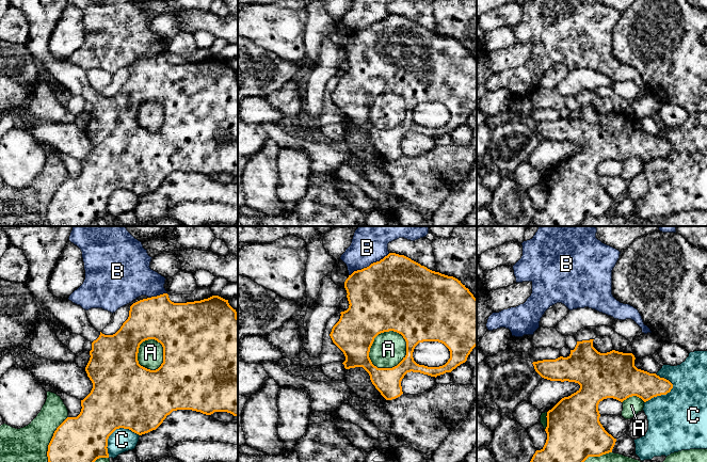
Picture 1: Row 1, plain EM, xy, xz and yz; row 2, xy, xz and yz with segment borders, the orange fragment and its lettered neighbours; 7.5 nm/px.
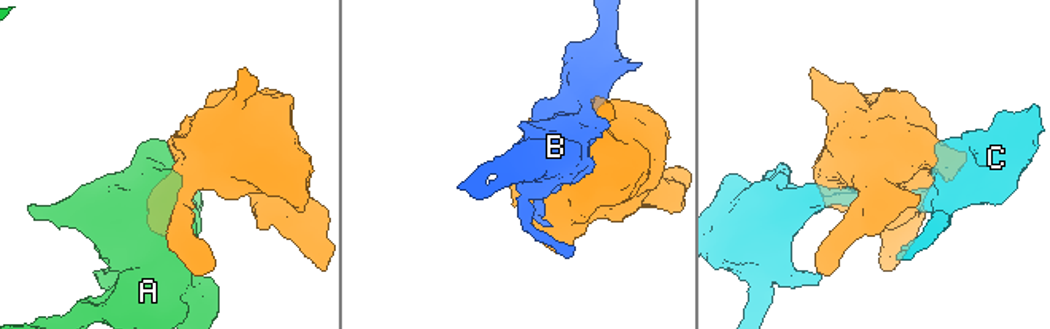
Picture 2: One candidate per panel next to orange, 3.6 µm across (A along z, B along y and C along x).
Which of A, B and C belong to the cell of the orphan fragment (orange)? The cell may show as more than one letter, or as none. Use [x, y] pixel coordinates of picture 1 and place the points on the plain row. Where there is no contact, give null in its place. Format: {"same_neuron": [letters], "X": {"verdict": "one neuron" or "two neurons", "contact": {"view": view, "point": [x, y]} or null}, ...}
{"same_neuron": [], "A": {"verdict": "two neurons", "contact": {"view": "xz", "point": [403, 120]}}, "B": {"verdict": "two neurons", "contact": {"view": "xz", "point": [370, 26]}}, "C": {"verdict": "two neurons", "contact": {"view": "xy", "point": [113, 192]}}}

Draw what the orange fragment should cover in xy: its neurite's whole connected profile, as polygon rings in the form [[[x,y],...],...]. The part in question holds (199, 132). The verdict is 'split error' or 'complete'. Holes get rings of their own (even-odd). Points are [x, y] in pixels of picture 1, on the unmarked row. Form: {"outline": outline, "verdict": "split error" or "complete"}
{"outline": [[[10,0],[10,2],[11,5],[22,11],[28,20],[29,37],[26,45],[36,62],[41,65],[44,75],[55,85],[67,90],[71,95],[81,96],[86,101],[92,103],[92,111],[90,112],[91,118],[85,128],[85,132],[93,144],[93,149],[91,154],[83,161],[81,161],[82,170],[80,175],[77,178],[67,178],[54,192],[47,212],[48,223],[50,226],[92,226],[99,219],[109,219],[107,209],[108,200],[116,190],[129,190],[132,193],[142,196],[156,191],[173,172],[192,171],[206,176],[211,176],[214,173],[227,173],[234,177],[238,177],[238,78],[236,70],[229,66],[228,61],[225,61],[219,57],[212,57],[200,62],[174,64],[170,61],[167,54],[143,60],[130,67],[128,80],[123,84],[120,90],[115,95],[105,96],[101,93],[98,93],[89,83],[85,70],[83,70],[80,66],[73,64],[68,60],[54,58],[48,49],[48,41],[58,23],[60,16],[62,15],[62,12],[64,11],[66,4],[69,3],[69,0]],[[148,100],[155,100],[163,108],[163,124],[156,131],[150,131],[141,127],[138,122],[140,106]]], "verdict": "split error"}

